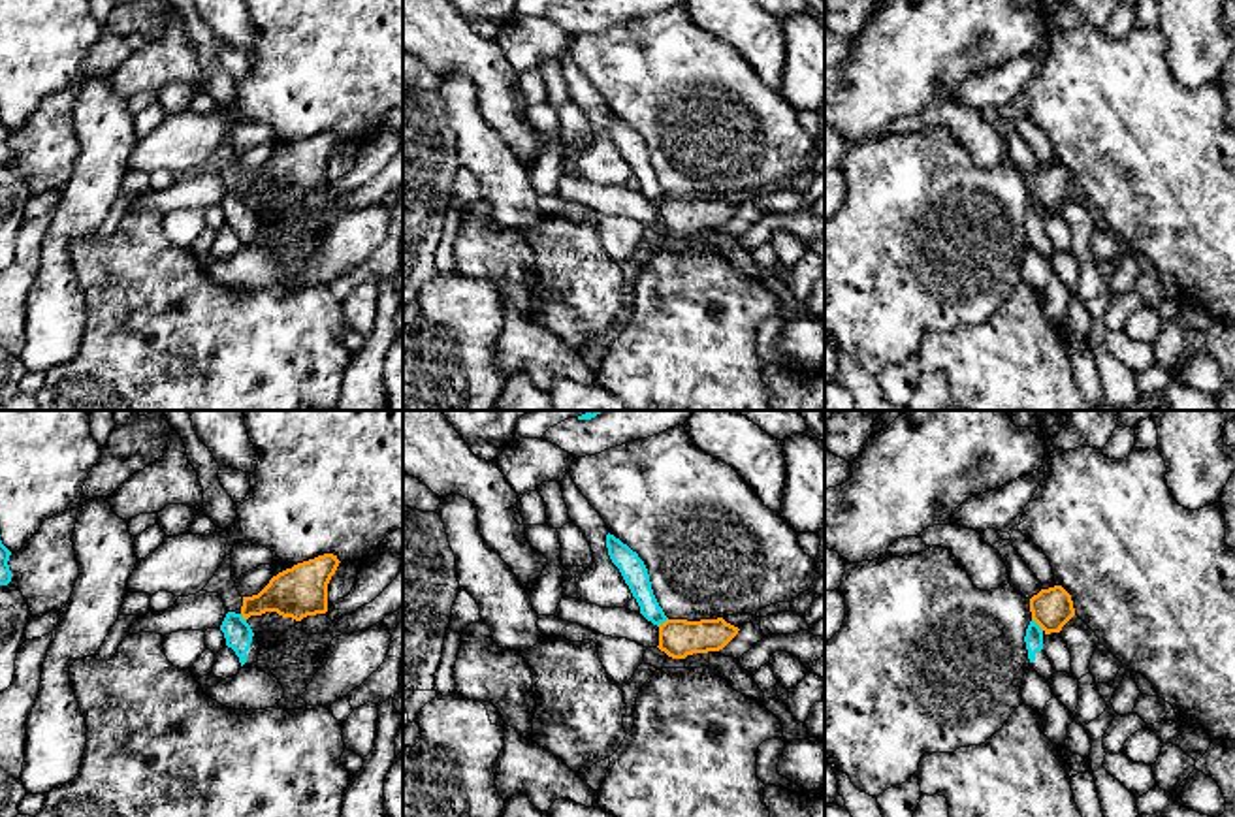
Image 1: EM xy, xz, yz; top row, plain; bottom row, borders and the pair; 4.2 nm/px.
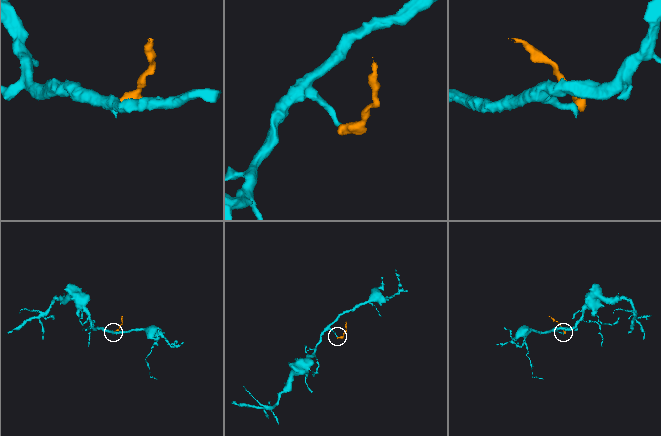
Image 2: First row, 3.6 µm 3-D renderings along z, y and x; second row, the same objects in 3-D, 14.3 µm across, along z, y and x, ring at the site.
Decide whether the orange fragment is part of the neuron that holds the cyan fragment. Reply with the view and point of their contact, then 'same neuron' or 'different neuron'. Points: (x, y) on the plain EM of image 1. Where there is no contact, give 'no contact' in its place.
yz (1038, 204) | different neuron

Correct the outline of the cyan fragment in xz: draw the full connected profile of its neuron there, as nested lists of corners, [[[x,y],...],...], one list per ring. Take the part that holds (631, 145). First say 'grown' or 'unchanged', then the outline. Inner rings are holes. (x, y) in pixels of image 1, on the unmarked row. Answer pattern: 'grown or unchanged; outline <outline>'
unchanged; outline [[[610,111],[606,113],[606,126],[612,141],[619,147],[625,162],[636,177],[640,192],[657,205],[665,201],[668,196],[653,173],[648,147],[638,132]]]

